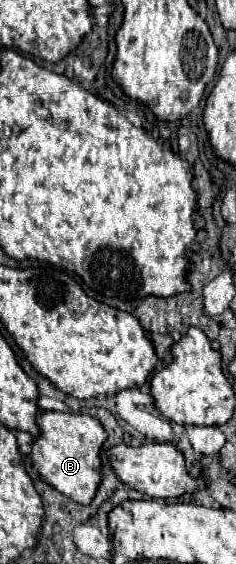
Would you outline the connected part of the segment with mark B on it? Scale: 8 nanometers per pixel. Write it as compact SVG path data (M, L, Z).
M40 411L36 417L36 425L40 435L32 443L30 461L40 477L64 493L66 497L74 499L76 503L88 505L96 495L100 475L100 447L106 441L106 431L100 421L92 415L82 413L62 413L62 411Z

